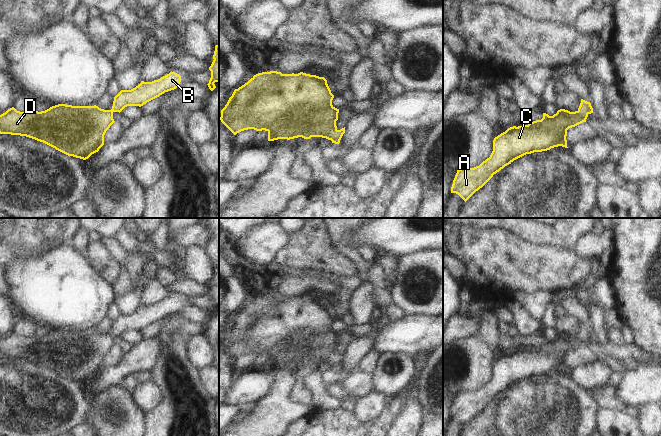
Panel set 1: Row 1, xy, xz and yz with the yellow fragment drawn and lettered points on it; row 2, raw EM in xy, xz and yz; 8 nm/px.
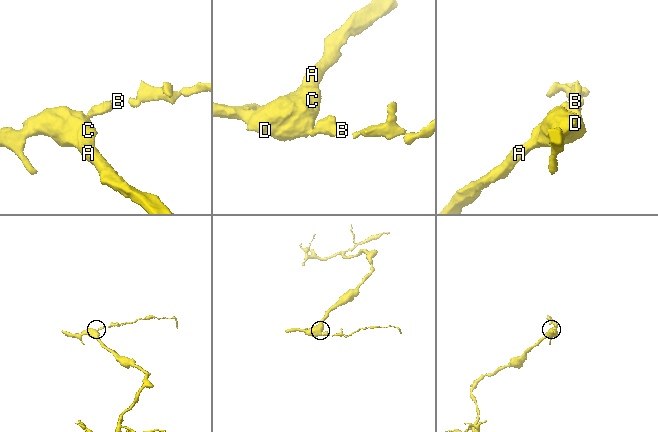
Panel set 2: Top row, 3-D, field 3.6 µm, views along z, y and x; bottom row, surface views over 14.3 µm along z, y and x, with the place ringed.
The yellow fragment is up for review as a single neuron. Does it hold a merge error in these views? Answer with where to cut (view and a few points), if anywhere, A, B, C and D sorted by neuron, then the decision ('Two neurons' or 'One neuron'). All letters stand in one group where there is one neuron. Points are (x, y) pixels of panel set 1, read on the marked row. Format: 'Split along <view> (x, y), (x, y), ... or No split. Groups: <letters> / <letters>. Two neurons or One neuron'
No split. Groups: A B C D. One neuron

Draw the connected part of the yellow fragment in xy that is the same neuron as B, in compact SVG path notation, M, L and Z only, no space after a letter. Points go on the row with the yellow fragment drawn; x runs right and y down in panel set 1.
M170 72L152 82L141 81L131 90L121 90L111 110L58 104L41 112L20 112L12 107L0 115L0 134L26 136L86 160L104 145L104 135L115 122L114 112L120 113L127 106L141 107L176 89L181 80L179 74Z

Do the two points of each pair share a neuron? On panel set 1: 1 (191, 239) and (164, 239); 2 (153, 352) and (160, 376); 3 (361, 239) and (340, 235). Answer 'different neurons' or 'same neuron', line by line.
1: same neuron
2: different neurons
3: different neurons

